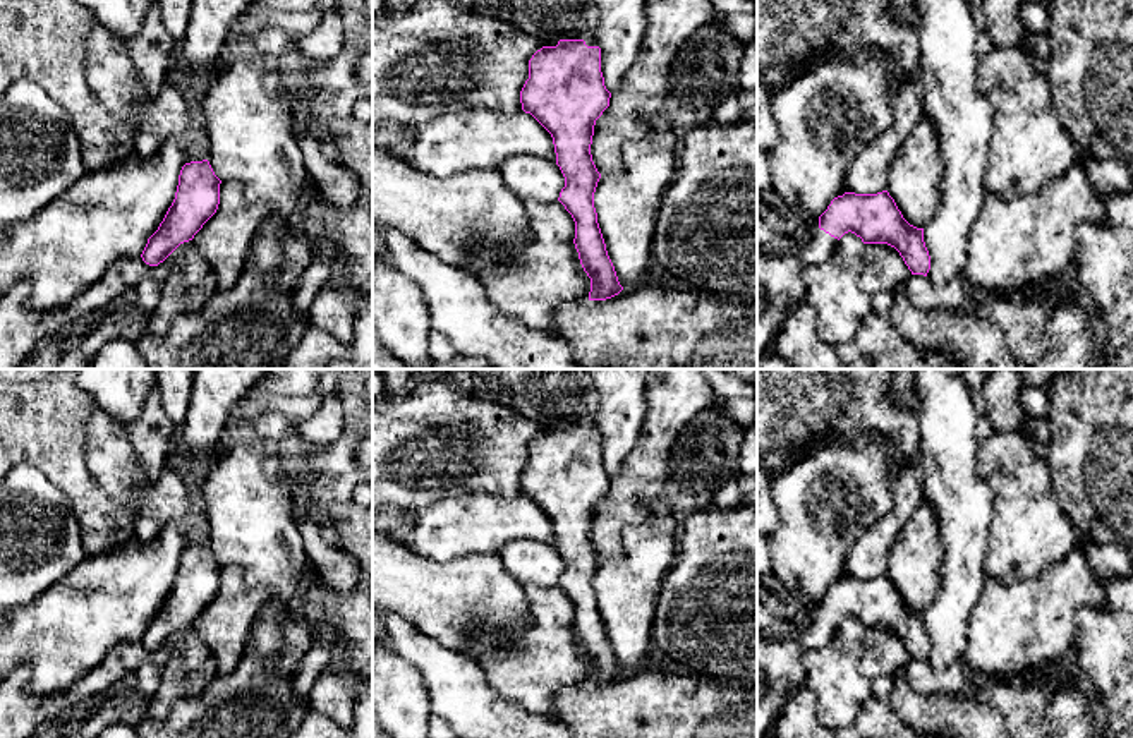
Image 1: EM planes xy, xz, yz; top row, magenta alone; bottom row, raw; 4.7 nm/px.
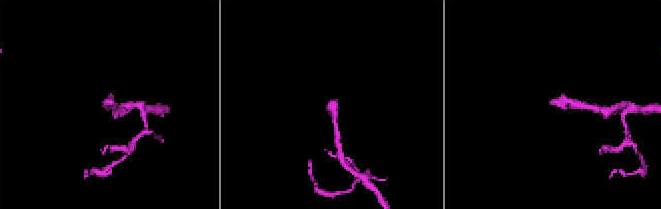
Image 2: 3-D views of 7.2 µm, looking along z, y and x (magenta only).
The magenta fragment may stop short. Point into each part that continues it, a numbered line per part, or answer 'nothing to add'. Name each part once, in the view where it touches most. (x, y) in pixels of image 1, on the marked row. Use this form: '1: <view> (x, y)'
1: xz (550, 21)

